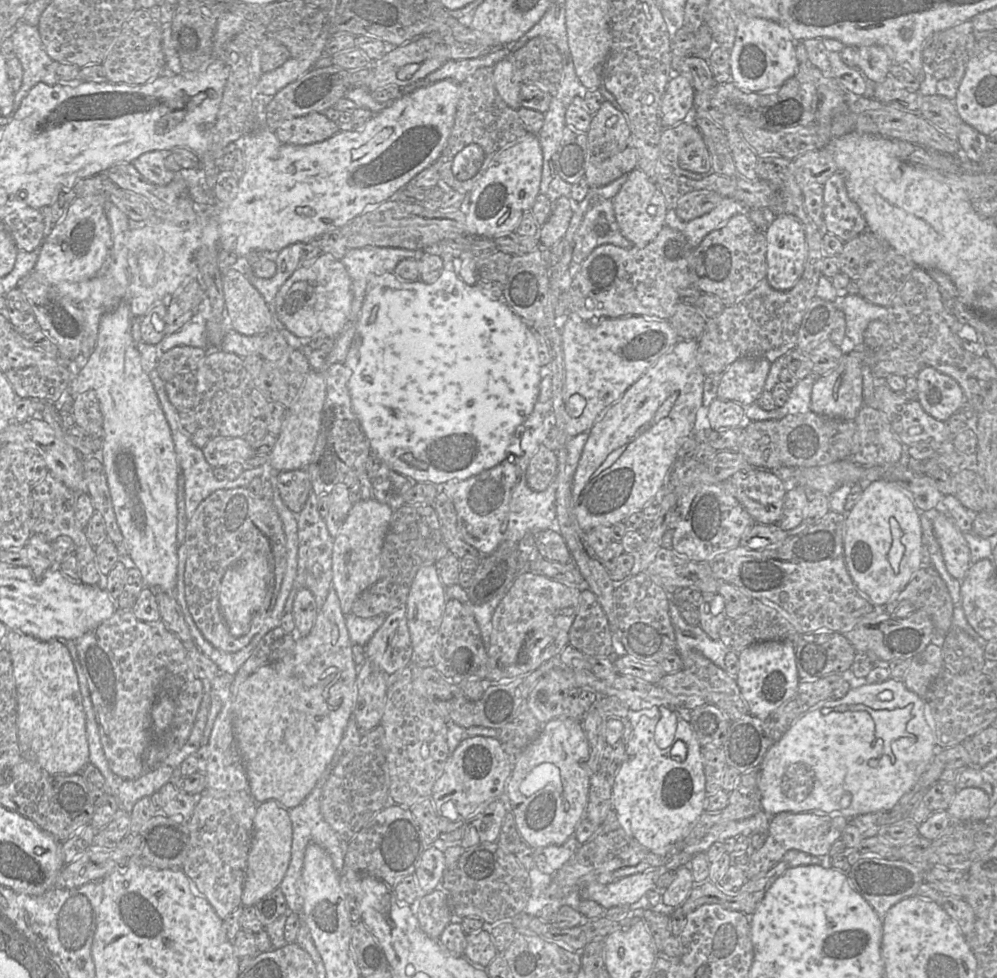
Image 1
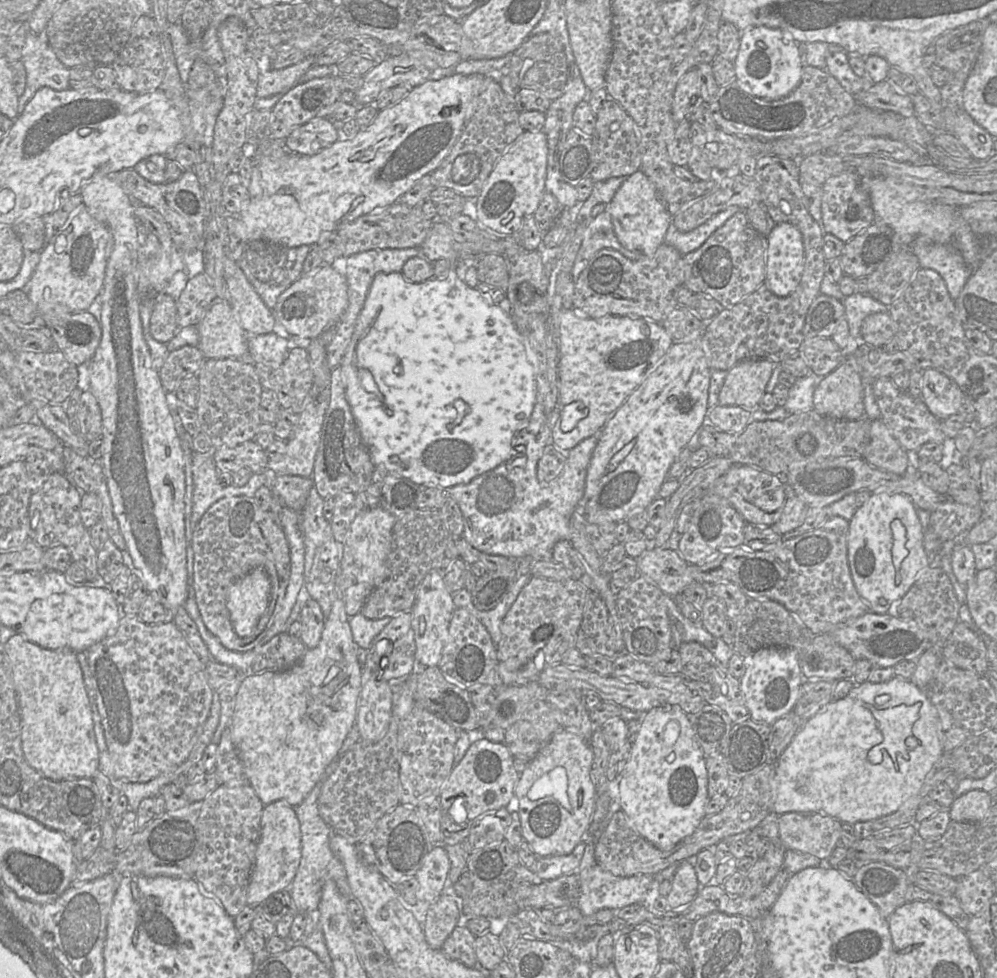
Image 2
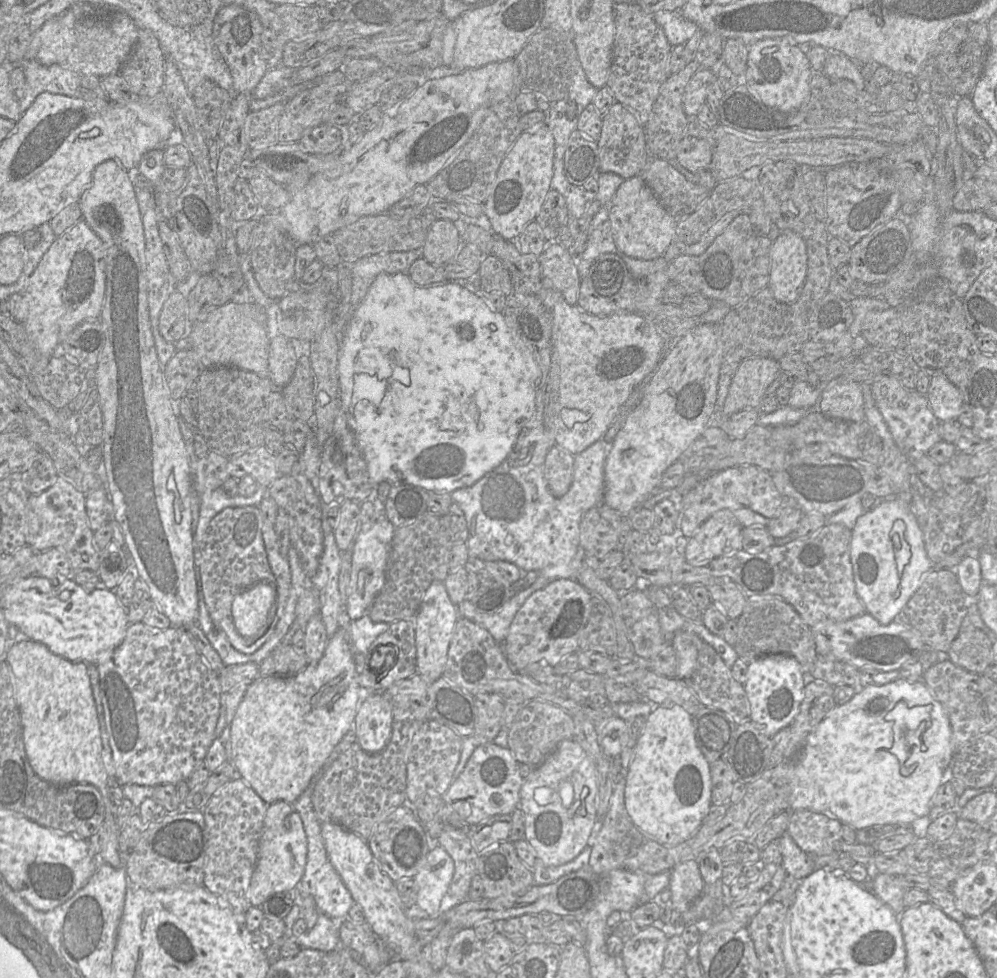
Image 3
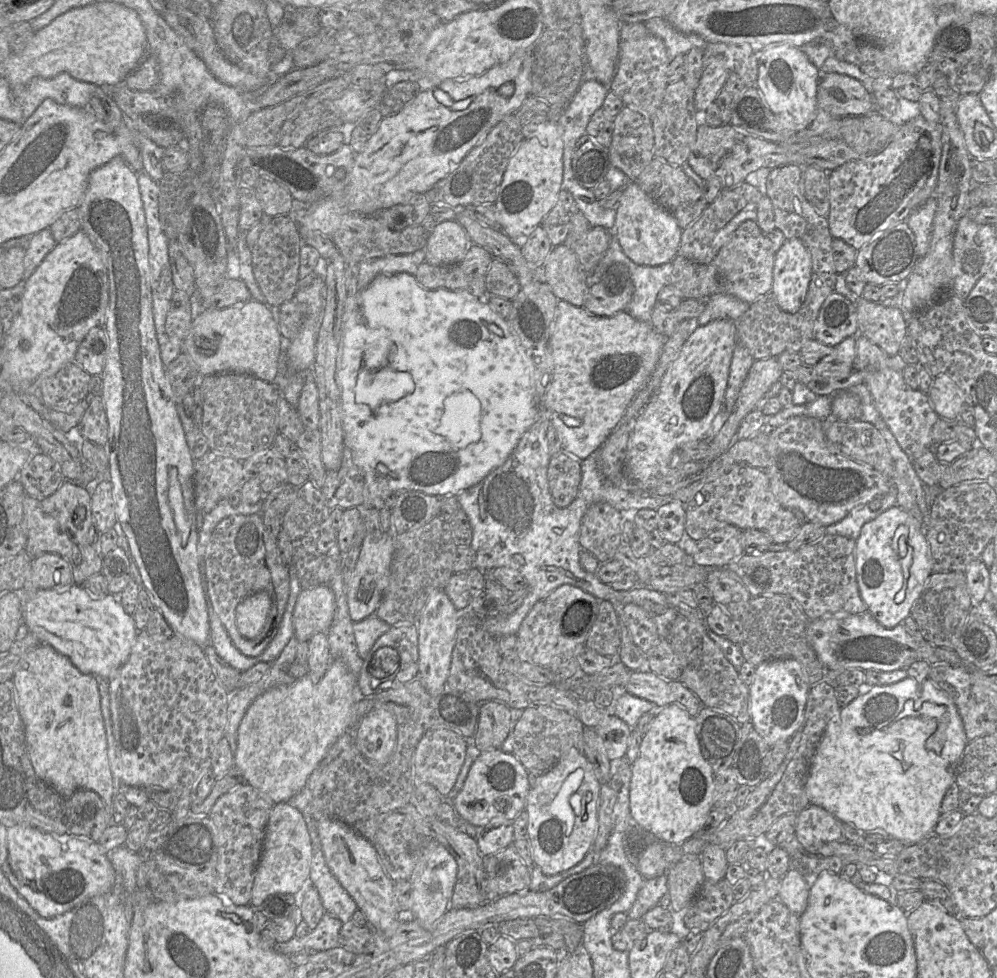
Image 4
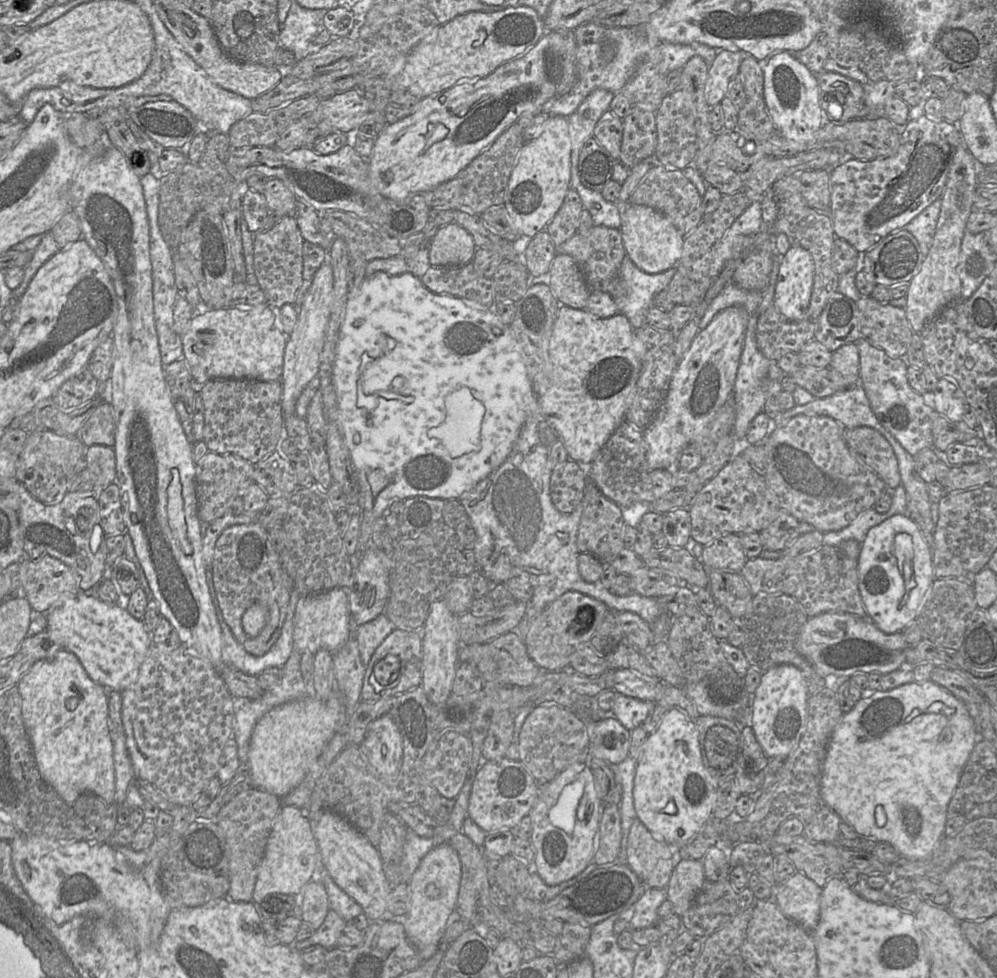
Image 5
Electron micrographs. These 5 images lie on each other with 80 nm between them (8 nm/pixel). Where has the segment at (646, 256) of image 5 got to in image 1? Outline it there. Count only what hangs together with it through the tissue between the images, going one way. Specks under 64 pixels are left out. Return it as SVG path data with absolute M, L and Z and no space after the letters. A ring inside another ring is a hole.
M636 168L627 175L618 193L612 199L616 222L622 235L635 247L643 248L655 239L666 224L668 210L665 198L658 186L640 169Z

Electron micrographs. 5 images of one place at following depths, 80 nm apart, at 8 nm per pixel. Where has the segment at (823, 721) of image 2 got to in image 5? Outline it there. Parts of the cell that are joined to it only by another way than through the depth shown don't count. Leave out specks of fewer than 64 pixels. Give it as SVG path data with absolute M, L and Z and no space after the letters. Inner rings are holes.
M930 680L872 692L844 713L831 735L821 776L821 799L864 837L890 843L900 856L926 859L944 837L948 804L978 740L979 731L963 702Z

